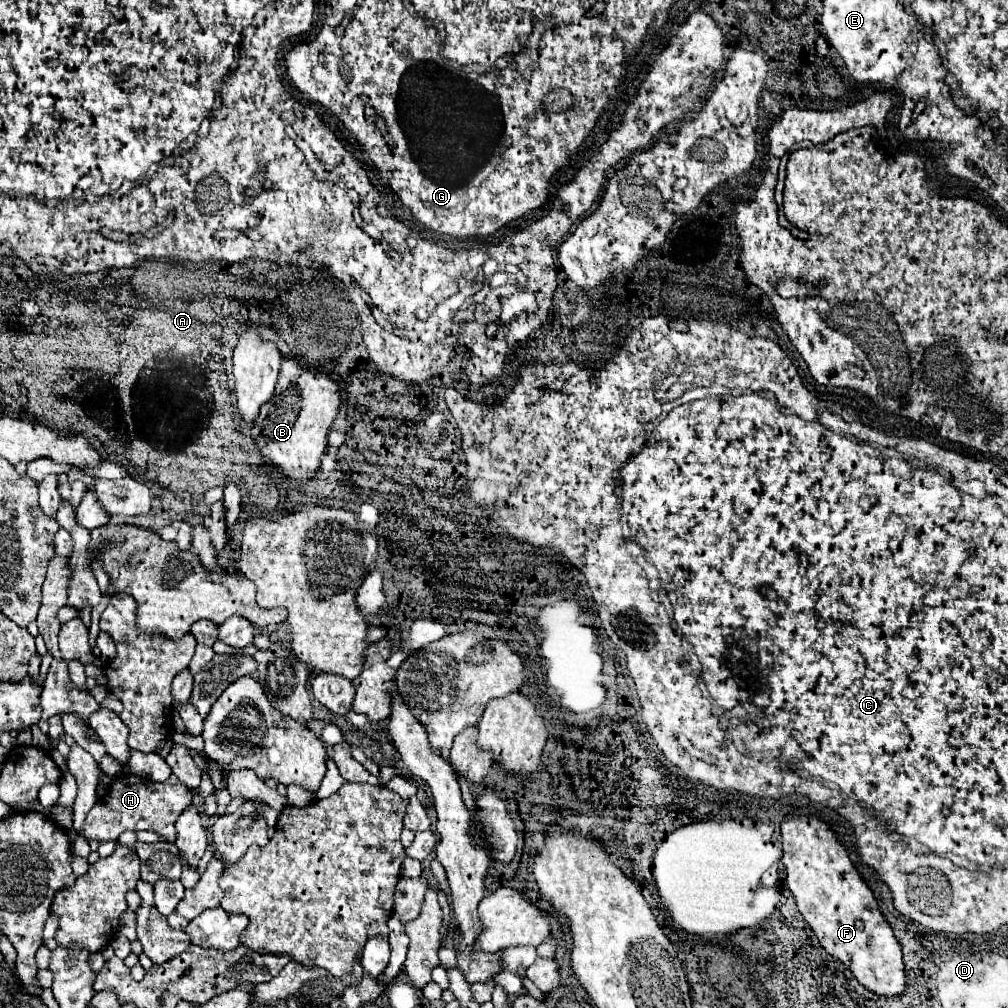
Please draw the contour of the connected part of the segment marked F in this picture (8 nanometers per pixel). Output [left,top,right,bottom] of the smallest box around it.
[781,815,905,997]

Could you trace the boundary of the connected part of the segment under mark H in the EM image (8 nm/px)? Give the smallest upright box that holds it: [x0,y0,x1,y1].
[77,773,193,843]

